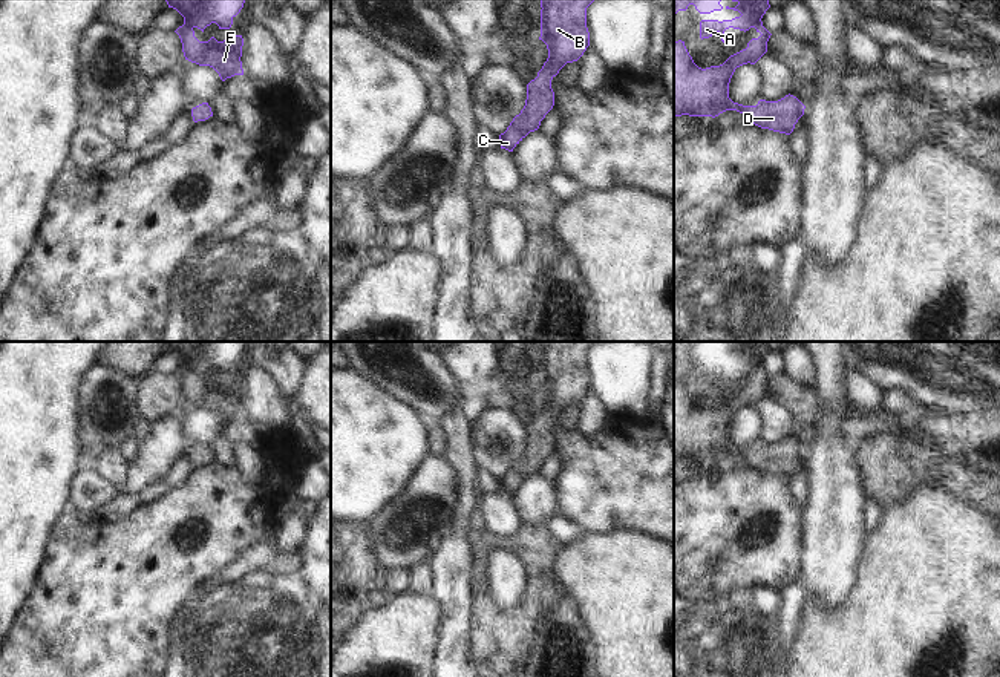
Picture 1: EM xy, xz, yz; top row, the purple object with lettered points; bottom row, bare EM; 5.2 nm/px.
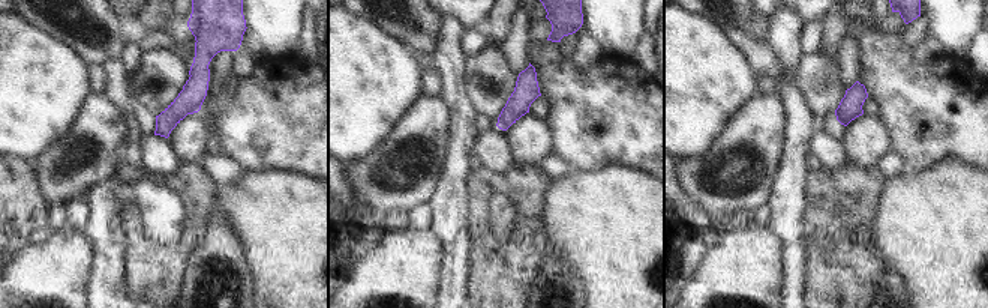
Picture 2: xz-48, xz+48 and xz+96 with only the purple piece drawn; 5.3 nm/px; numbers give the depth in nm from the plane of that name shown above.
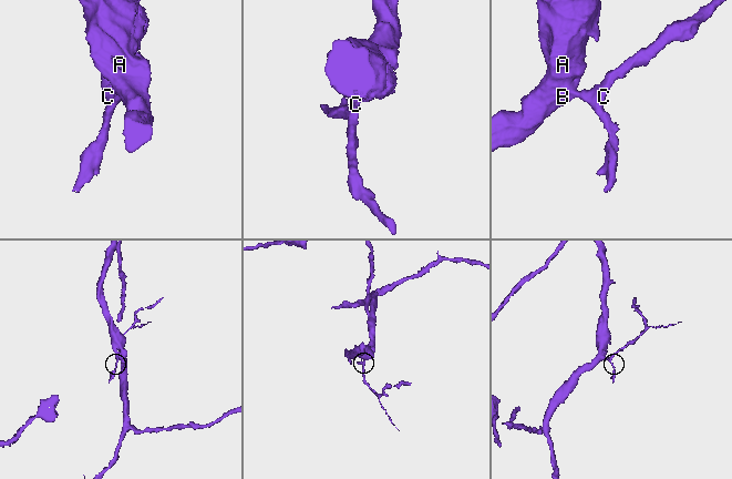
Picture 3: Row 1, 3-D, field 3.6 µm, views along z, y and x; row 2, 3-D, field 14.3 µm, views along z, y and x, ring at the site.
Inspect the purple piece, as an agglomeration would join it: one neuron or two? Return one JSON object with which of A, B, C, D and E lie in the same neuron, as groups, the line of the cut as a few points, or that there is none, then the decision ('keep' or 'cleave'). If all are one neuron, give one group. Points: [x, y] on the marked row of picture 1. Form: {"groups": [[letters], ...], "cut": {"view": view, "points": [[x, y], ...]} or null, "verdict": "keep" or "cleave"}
{"groups": [["A", "B", "C", "D", "E"]], "cut": null, "verdict": "keep"}

